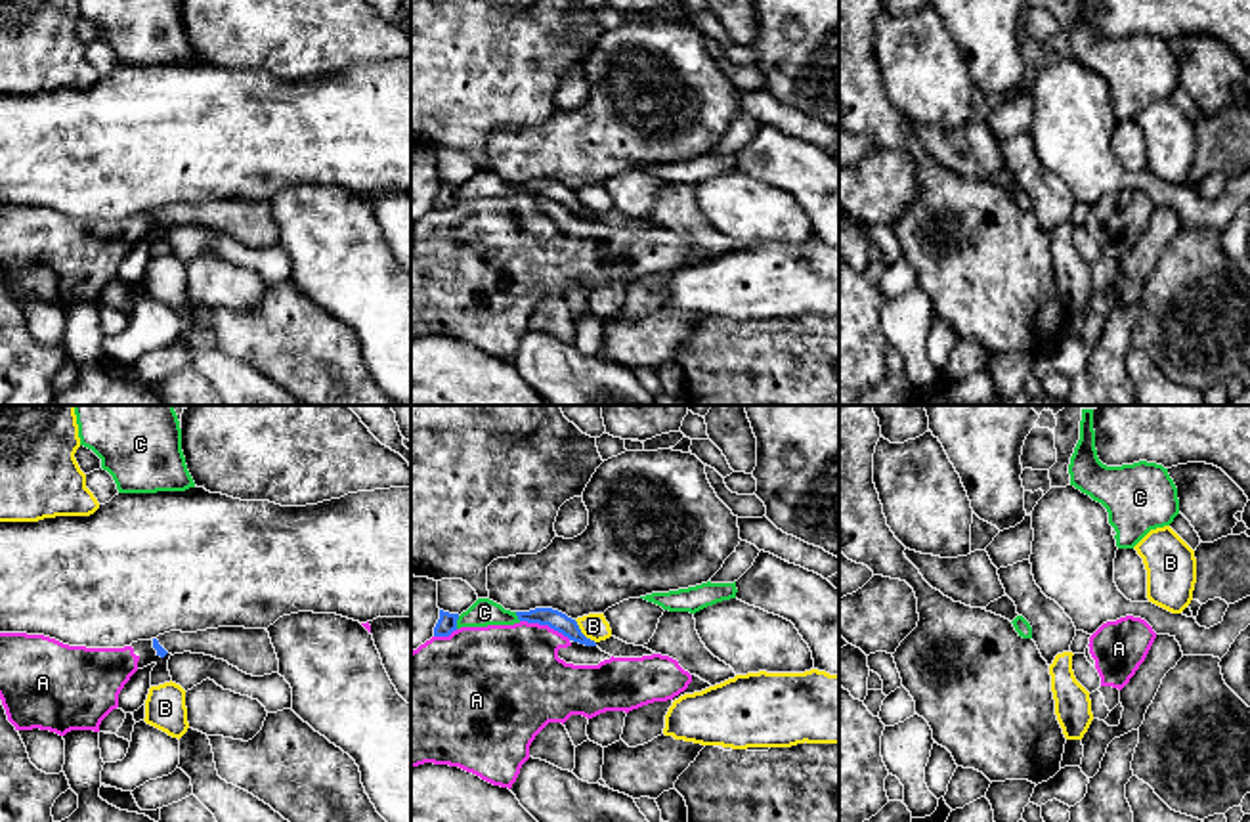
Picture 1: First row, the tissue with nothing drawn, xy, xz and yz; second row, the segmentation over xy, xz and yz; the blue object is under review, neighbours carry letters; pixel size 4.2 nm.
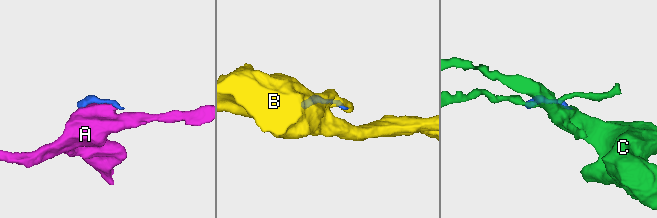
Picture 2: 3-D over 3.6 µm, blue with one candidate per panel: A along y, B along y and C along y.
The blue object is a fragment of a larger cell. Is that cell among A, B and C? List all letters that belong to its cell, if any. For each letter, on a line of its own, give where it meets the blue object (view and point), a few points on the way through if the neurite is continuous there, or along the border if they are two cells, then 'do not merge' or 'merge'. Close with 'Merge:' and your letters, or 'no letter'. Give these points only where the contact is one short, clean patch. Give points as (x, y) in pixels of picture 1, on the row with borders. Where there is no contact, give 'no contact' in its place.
A: meets blue in xz at (545, 624); do not merge
B: meets blue in xz at (581, 633); border along xz (574, 620), (595, 643); do not merge
C: meets blue in xz at (455, 622); do not merge
Merge: no letter

